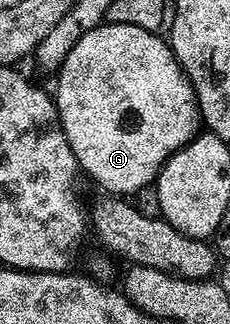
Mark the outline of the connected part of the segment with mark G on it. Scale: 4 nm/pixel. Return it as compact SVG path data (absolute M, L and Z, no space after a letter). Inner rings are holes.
M107 22L92 30L84 30L83 34L73 44L69 56L65 56L63 67L58 70L57 78L59 83L53 89L55 107L59 110L59 119L63 125L65 136L73 148L73 156L79 161L79 169L85 175L88 174L99 186L104 186L106 193L111 196L131 196L138 190L143 190L147 185L156 181L157 175L163 169L163 163L171 158L183 146L187 145L195 137L201 126L199 117L199 105L195 103L195 90L187 78L186 72L181 68L181 64L176 60L175 53L171 51L166 37L154 34L143 28L137 28L133 24L117 24Z

